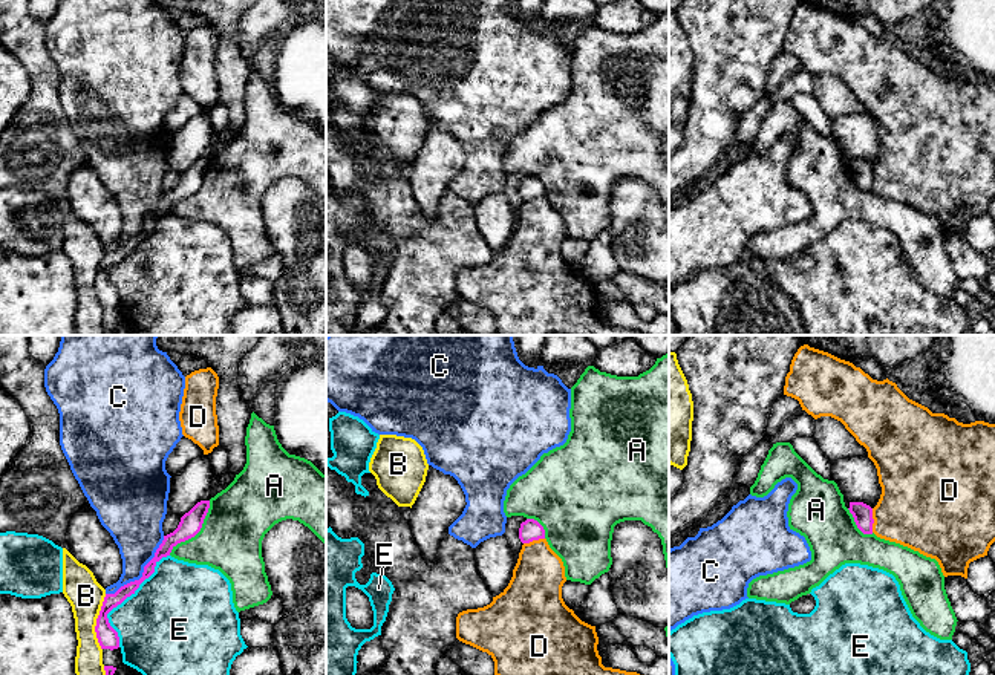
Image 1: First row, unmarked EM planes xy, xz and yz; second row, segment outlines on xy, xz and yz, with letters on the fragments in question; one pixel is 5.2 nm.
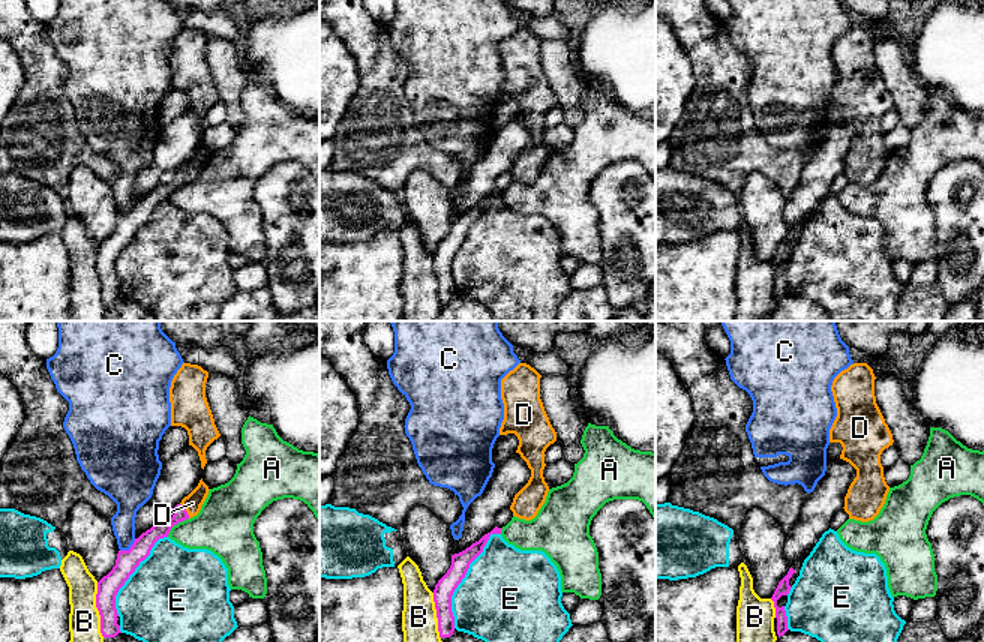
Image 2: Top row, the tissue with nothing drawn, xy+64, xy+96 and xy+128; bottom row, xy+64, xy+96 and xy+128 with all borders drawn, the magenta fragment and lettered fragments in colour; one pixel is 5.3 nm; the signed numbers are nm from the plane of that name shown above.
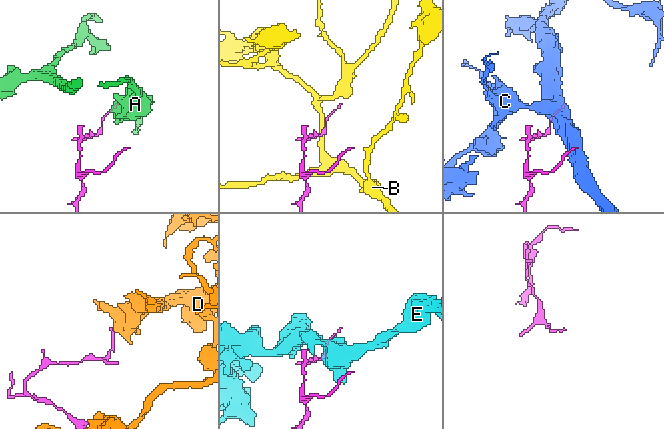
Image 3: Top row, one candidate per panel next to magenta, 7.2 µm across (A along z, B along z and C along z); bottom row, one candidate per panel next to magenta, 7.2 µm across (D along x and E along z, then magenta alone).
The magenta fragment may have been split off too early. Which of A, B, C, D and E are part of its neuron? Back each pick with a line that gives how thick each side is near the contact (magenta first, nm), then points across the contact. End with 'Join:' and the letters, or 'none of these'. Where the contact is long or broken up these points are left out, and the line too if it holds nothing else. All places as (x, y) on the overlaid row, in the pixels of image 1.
Join: none of these

